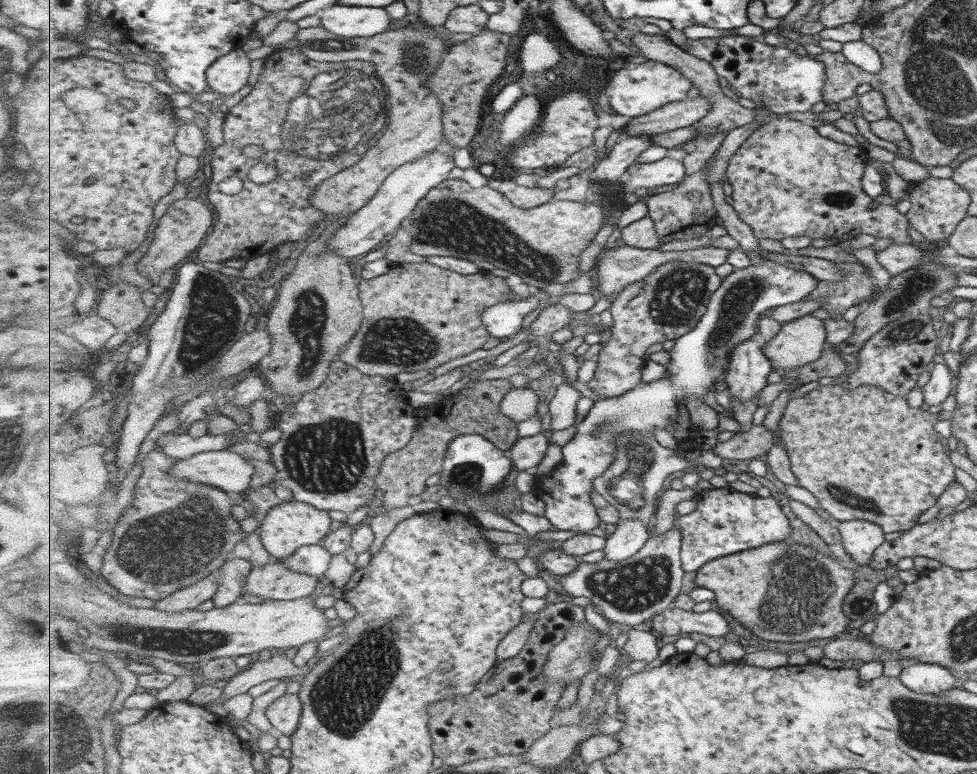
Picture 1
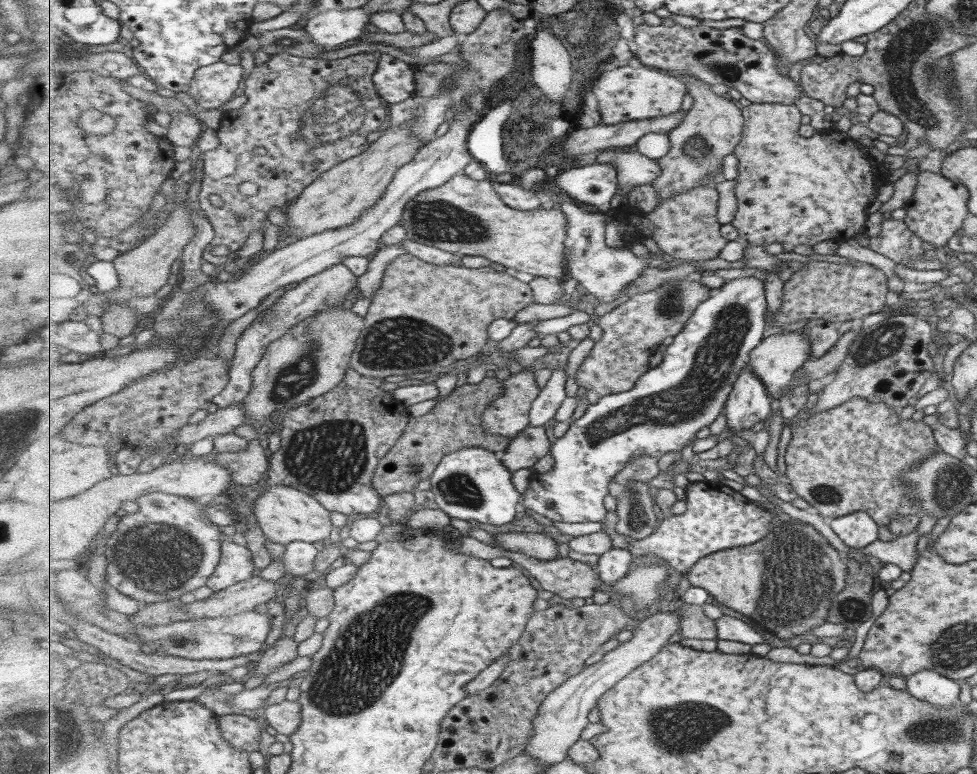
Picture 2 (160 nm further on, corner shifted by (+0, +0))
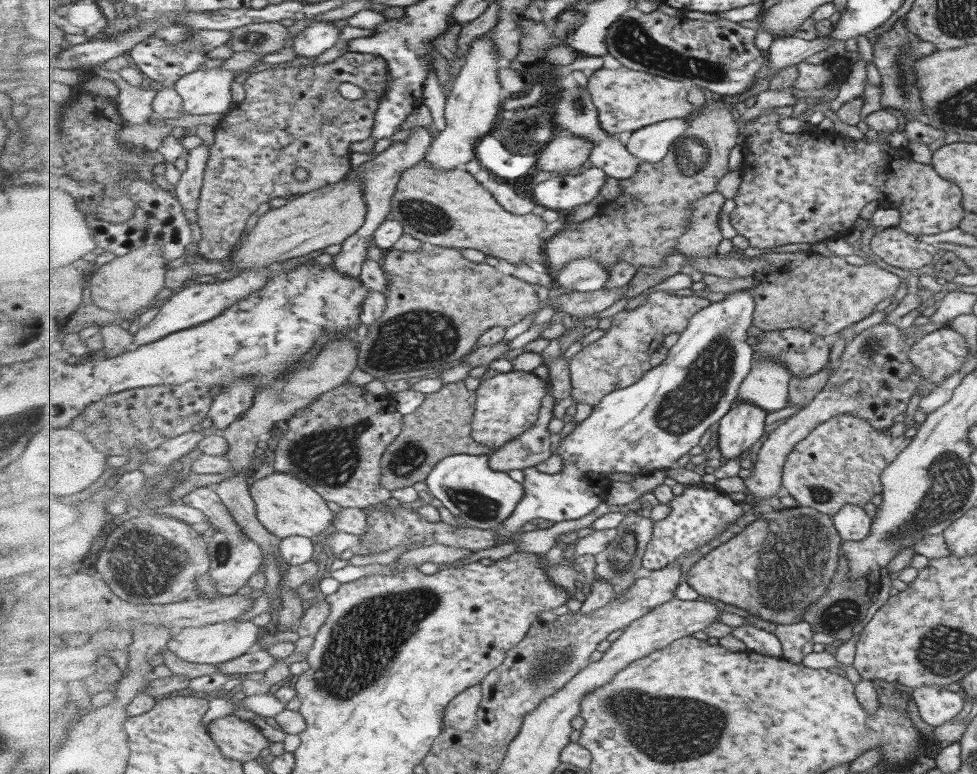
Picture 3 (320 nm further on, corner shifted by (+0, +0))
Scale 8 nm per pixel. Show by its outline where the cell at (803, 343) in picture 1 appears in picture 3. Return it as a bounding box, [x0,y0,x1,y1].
[736,356,792,411]

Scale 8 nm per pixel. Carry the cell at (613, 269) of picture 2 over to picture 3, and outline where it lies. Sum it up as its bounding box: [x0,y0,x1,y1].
[554,258,610,292]

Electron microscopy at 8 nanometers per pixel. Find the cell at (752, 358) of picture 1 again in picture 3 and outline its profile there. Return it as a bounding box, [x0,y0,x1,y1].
[718,402,767,459]

